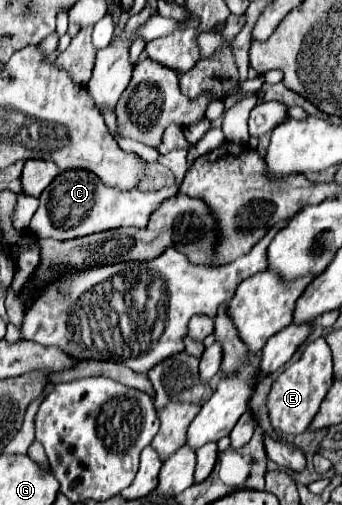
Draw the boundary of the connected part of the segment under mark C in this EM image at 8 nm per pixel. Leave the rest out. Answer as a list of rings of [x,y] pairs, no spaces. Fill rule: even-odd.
[[[68,169],[56,175],[56,179],[42,191],[40,207],[30,221],[34,235],[54,237],[54,239],[72,239],[84,237],[90,233],[116,229],[116,227],[146,227],[150,213],[162,199],[178,193],[178,185],[154,191],[154,193],[124,193],[116,187],[104,185],[92,171],[86,169]]]

